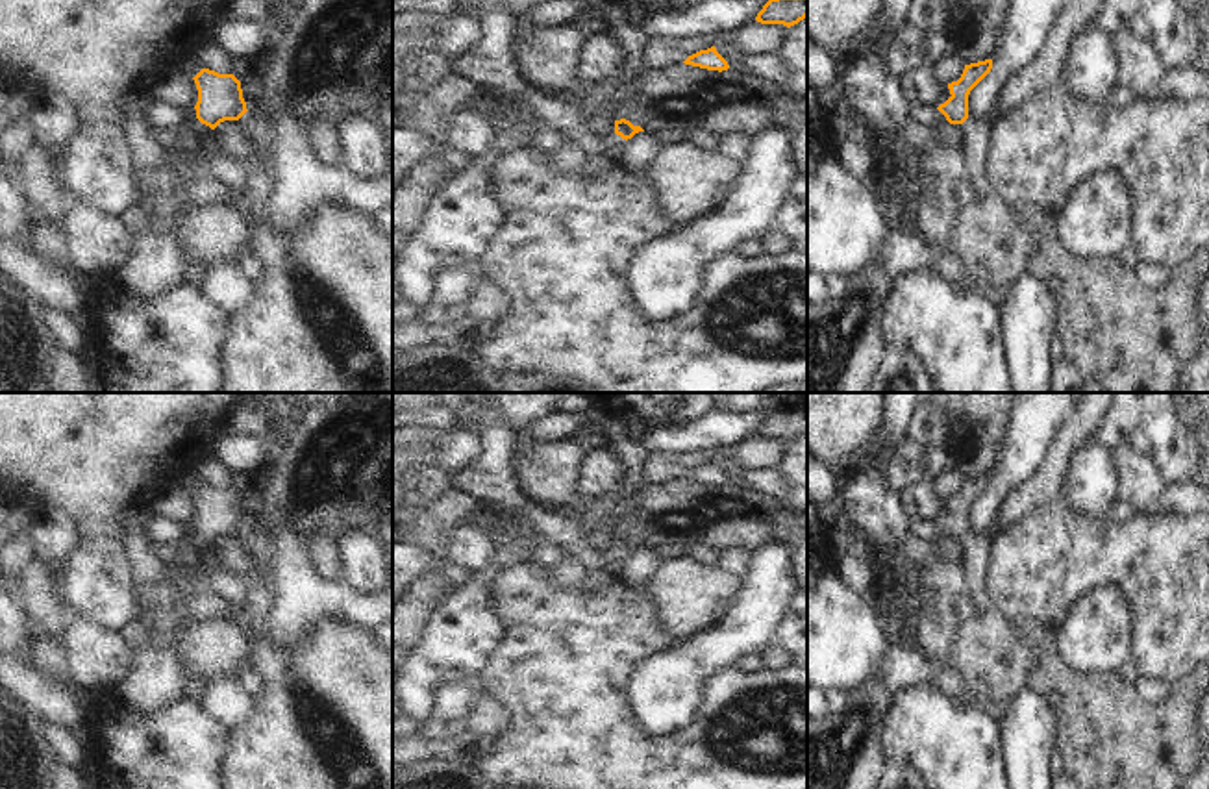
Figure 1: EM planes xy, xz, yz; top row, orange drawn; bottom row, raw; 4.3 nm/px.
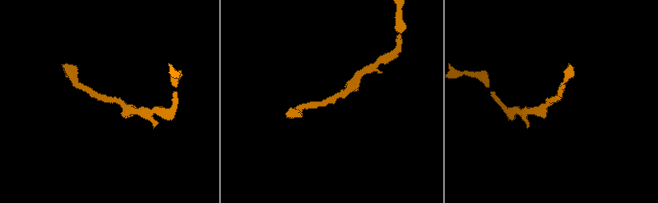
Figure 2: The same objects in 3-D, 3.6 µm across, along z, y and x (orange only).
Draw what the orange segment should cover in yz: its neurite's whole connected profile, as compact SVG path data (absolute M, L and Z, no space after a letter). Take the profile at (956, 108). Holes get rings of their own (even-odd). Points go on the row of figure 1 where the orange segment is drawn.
M992 59L965 65L957 81L948 83L950 98L937 109L961 130L959 148L976 189L976 198L961 207L952 232L952 252L979 282L1002 291L1026 276L1028 256L1039 237L1031 235L991 191L983 180L983 157L994 132L991 120L976 122L968 117L970 91L991 72Z

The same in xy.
M202 69L194 78L198 102L194 106L198 122L189 133L180 135L183 152L191 157L207 152L207 135L224 120L239 120L248 109L241 81L233 74L218 74Z

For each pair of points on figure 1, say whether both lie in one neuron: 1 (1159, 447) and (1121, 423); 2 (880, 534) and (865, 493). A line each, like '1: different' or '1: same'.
1: same
2: same

